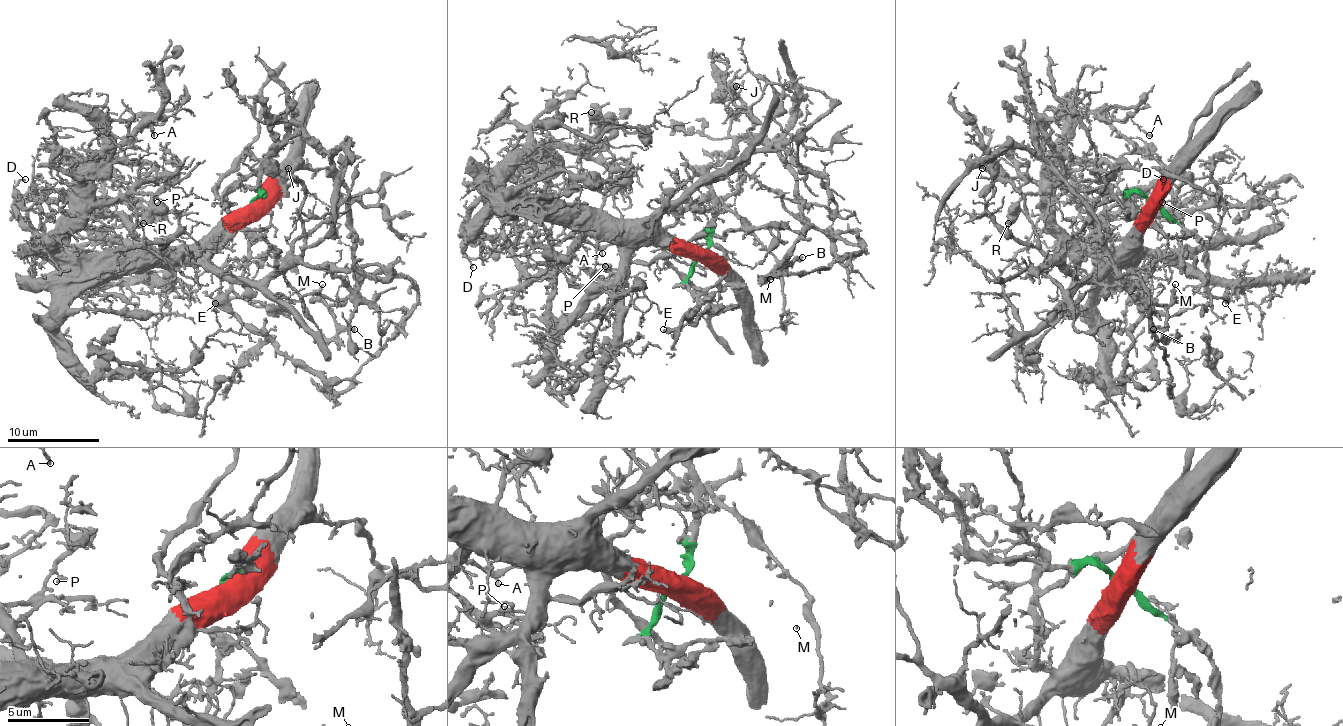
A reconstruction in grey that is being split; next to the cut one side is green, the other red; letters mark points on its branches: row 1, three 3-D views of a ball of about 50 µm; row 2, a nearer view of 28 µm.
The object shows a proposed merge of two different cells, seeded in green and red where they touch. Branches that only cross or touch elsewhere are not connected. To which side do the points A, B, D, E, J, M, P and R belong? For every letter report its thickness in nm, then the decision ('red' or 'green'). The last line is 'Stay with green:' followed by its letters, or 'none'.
A: 180 nm | red
B: 360 nm | green
D: 130 nm | red
E: 280 nm | green
J: 160 nm | red
M: 240 nm | green
P: 120 nm | red
R: 650 nm | red
Stay with green: B, E, M

